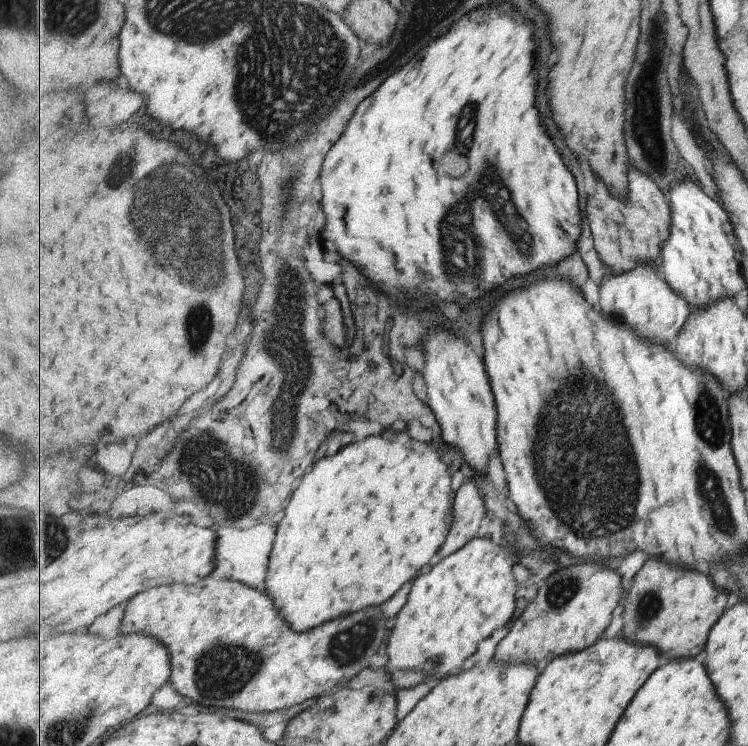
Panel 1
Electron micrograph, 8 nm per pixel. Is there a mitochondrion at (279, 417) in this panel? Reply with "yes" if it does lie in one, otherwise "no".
yes

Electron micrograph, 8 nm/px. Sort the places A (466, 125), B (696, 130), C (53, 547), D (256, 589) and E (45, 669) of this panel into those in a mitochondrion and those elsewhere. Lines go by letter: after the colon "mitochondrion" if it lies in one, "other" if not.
A: mitochondrion
B: other
C: mitochondrion
D: other
E: other

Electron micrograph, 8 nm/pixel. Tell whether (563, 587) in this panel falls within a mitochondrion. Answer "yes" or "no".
yes

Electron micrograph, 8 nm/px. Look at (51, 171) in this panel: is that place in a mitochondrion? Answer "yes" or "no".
no

